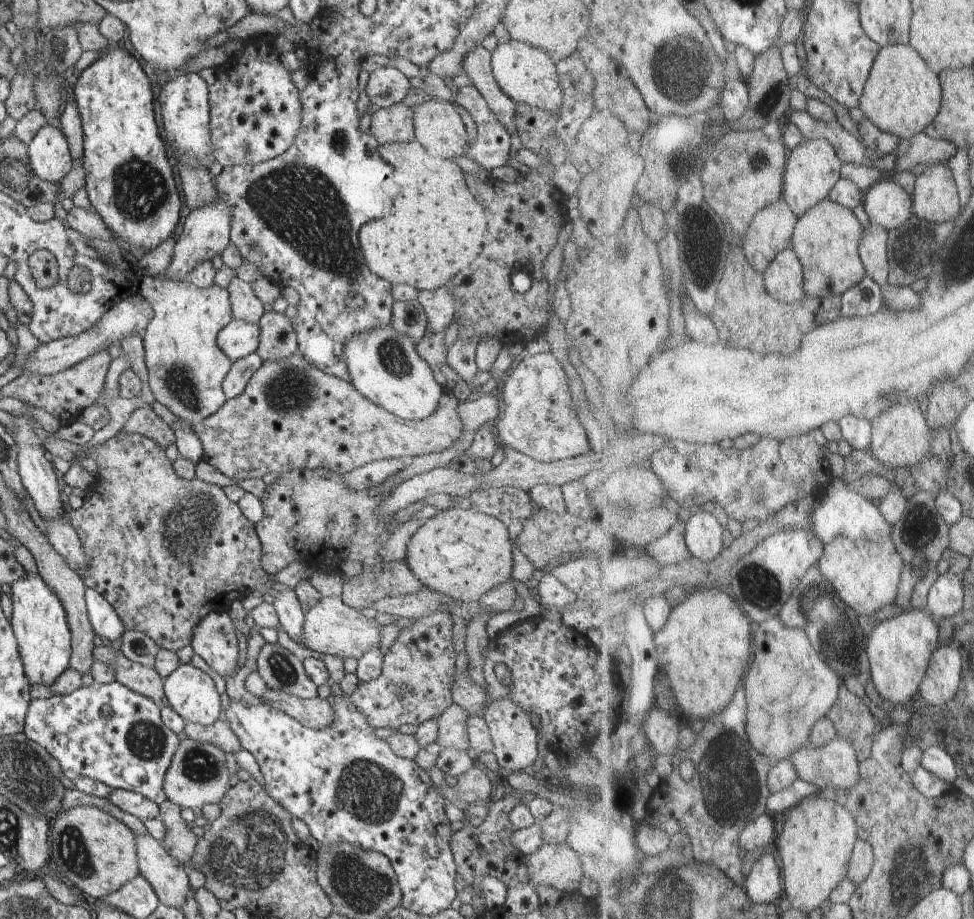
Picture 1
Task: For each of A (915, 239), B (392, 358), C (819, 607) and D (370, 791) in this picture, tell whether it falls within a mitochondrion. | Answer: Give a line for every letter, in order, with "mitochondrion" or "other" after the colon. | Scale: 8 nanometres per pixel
A: mitochondrion
B: mitochondrion
C: mitochondrion
D: mitochondrion

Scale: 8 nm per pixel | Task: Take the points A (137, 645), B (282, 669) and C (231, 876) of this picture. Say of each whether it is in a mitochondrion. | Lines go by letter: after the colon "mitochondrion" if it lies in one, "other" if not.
A: other
B: mitochondrion
C: mitochondrion

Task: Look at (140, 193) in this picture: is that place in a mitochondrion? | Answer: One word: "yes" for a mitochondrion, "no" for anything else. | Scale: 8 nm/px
yes

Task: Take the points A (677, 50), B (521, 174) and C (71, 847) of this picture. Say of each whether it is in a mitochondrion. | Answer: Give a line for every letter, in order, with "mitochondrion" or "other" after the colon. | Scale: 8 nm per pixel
A: mitochondrion
B: other
C: mitochondrion

